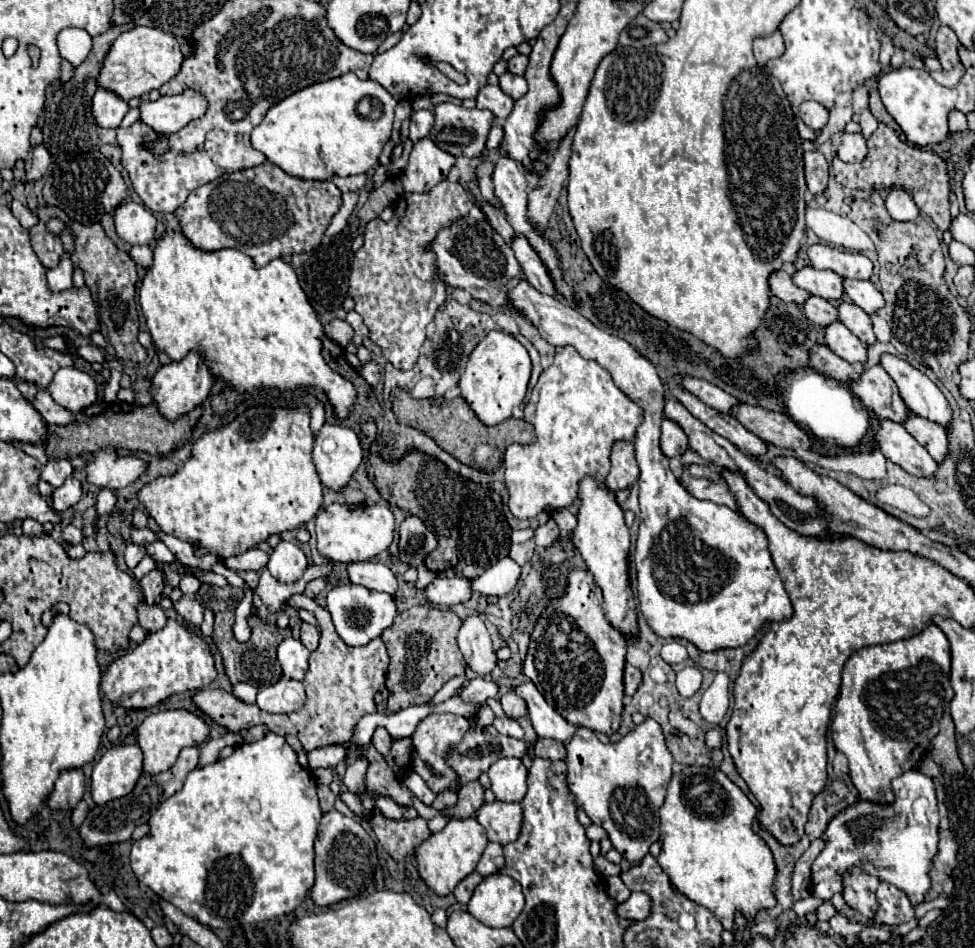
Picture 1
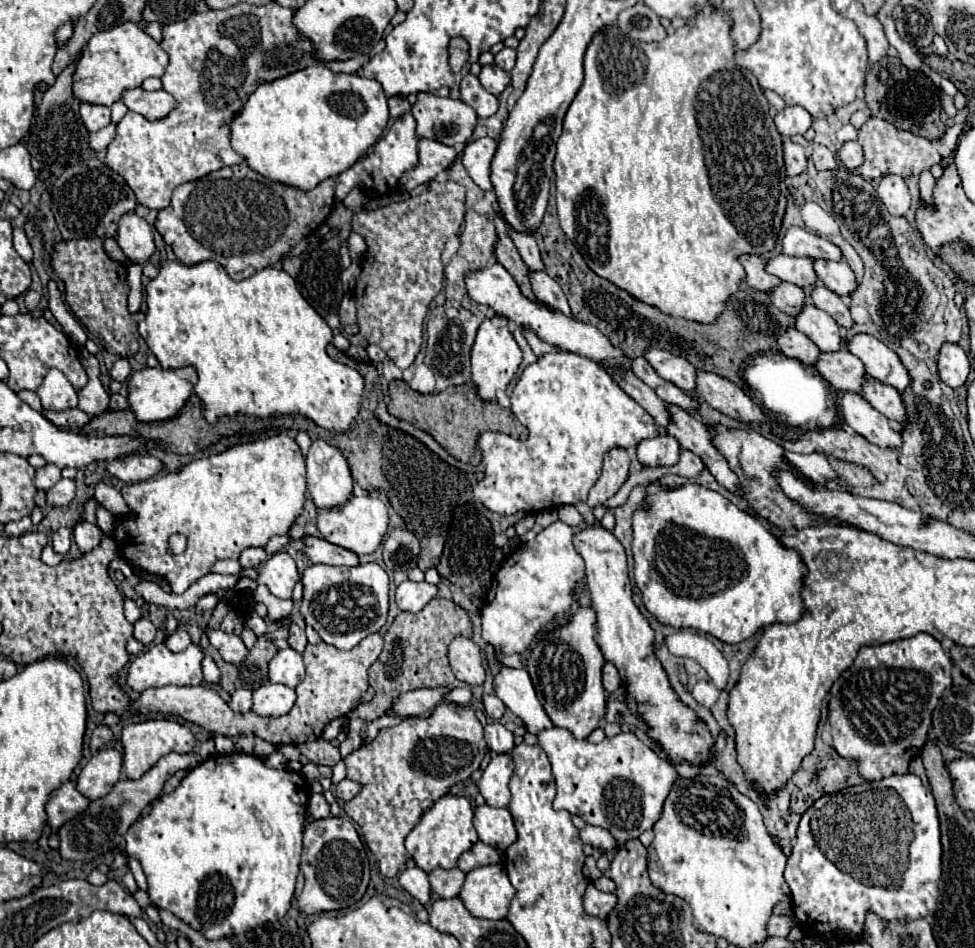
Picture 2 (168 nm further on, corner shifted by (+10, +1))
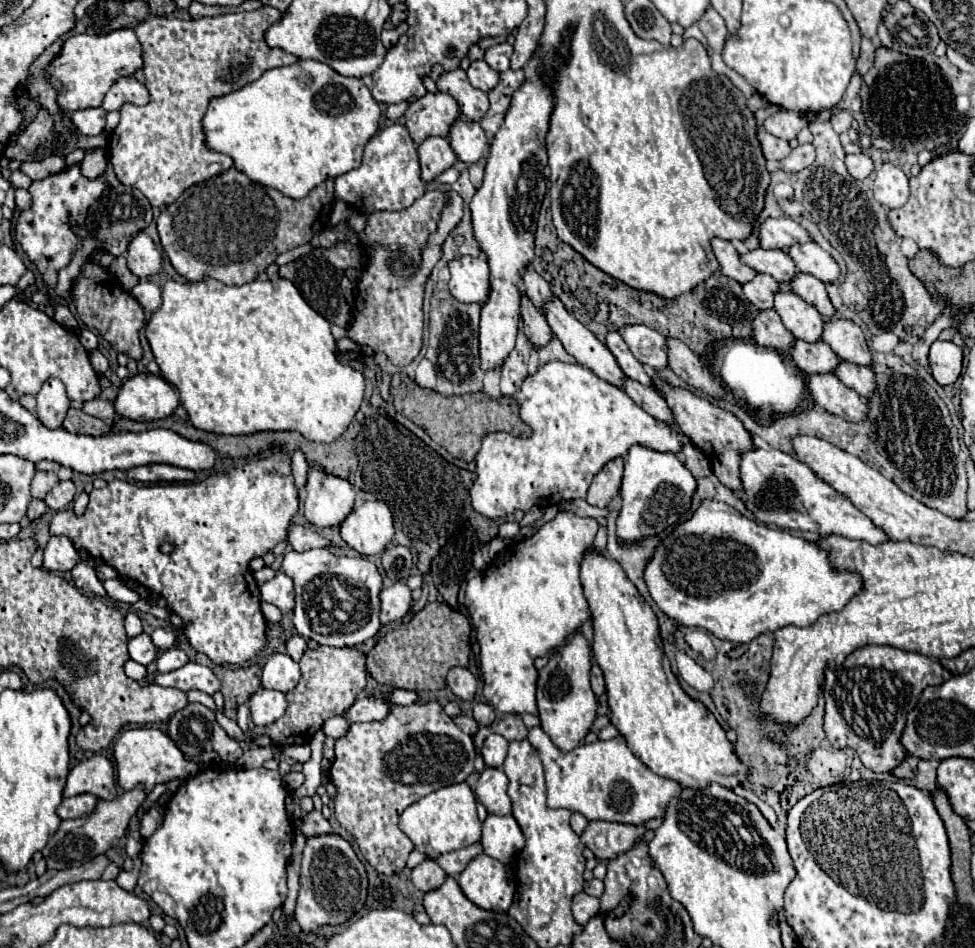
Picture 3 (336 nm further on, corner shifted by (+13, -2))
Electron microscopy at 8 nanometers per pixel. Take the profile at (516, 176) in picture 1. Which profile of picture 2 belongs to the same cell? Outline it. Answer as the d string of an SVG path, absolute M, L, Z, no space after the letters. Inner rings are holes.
M484 137L484 139L478 139L478 141L472 141L466 145L464 149L464 157L462 157L462 163L466 167L466 171L470 173L472 181L482 189L482 191L490 191L494 189L492 187L492 181L490 181L490 163L492 163L492 157L496 153L496 141L490 139L490 137Z

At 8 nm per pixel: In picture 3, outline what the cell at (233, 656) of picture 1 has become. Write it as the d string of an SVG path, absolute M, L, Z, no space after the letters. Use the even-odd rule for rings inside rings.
M201 652L197 654L197 662L209 666L215 676L221 680L223 696L225 696L225 706L229 710L237 710L241 704L245 704L251 694L255 694L261 688L261 668L257 664L247 666L245 670L227 670L221 668L219 664L213 664L207 656Z

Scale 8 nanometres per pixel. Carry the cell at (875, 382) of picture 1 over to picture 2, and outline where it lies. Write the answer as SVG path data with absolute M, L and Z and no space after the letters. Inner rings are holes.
M840 349L838 353L822 353L816 369L836 391L862 395L862 387L868 377L866 369L862 361L846 349Z

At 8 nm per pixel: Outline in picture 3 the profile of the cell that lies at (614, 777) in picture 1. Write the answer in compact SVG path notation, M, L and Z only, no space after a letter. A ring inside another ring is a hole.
M541 728L529 730L529 740L539 750L545 768L549 808L581 812L587 820L645 824L651 818L661 818L671 798L679 796L681 792L677 782L653 774L629 750L623 736L615 736L607 742L597 740L593 744L583 744L571 752L561 752Z

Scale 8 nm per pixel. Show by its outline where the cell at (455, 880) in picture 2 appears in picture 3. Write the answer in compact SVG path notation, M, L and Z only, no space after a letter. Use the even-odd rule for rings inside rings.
M425 860L417 868L411 870L411 882L413 882L413 886L419 888L419 890L423 890L423 892L439 888L439 884L443 884L445 876L447 874L443 872L443 868L439 868L439 864L435 864L433 860Z

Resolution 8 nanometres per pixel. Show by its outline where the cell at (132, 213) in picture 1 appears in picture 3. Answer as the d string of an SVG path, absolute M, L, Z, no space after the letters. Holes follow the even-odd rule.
M139 232L131 240L127 250L127 264L138 278L157 274L162 268L162 259L161 252L155 248L153 240L145 232Z

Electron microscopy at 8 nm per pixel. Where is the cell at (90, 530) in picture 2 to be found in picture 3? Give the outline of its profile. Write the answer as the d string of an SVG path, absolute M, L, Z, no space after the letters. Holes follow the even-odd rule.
M77 564L73 570L71 570L71 580L73 580L73 584L77 586L77 588L83 588L83 590L91 590L93 594L97 594L97 596L105 596L107 592L105 592L105 588L103 588L103 584L97 580L97 576L95 576L95 570L91 568L91 566L87 566L87 564Z

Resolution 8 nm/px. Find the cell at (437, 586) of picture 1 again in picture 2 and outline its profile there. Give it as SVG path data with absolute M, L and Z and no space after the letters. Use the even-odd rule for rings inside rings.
M404 581L396 589L396 605L400 611L420 611L430 599L434 599L438 593L436 585L430 585L426 581L414 583L414 581Z

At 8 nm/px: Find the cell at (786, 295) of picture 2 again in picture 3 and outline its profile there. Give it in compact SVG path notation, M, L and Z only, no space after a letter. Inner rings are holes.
M757 274L753 280L743 284L745 298L757 308L773 308L773 294L777 290L779 290L779 284L767 274Z

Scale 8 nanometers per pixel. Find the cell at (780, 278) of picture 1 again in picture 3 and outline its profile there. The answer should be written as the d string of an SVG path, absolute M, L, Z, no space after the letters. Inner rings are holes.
M713 238L711 240L711 248L713 248L713 254L719 262L719 268L725 276L737 280L739 284L745 284L747 280L751 280L751 276L755 276L757 272L751 270L749 266L745 266L741 260L739 260L739 254L737 250L733 248L733 244L729 240L721 240L721 238Z

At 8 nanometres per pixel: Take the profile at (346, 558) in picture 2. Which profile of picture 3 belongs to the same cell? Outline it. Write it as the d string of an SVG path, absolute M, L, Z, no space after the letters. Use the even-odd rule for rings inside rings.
M289 524L287 542L297 552L305 552L305 550L311 550L311 548L327 548L329 546L329 542L323 536L319 536L315 530L299 526L299 524Z

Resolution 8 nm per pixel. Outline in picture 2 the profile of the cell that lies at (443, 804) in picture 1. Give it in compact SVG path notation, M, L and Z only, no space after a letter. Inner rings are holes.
M442 703L432 717L408 717L396 727L380 729L368 747L344 757L348 779L362 783L362 791L344 805L344 811L360 825L384 877L396 877L404 869L410 859L404 847L406 835L452 785L468 779L480 767L486 753L490 749L474 711L456 703Z

